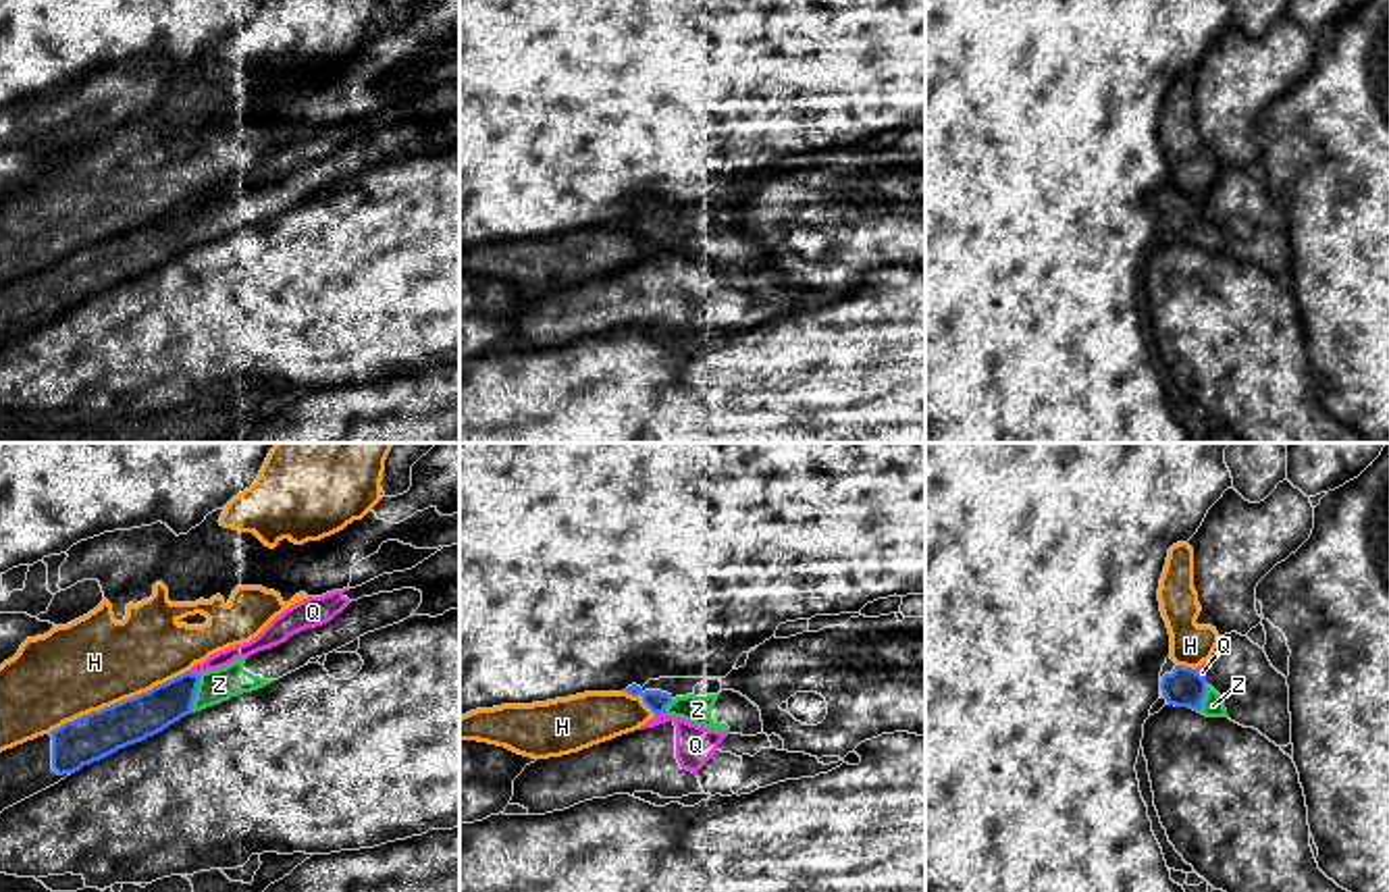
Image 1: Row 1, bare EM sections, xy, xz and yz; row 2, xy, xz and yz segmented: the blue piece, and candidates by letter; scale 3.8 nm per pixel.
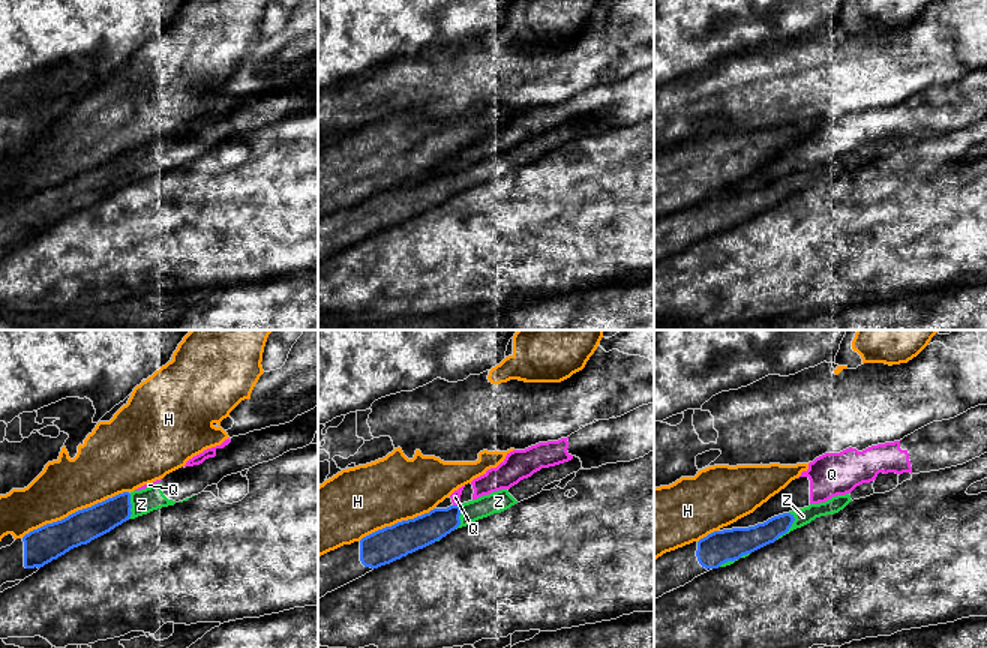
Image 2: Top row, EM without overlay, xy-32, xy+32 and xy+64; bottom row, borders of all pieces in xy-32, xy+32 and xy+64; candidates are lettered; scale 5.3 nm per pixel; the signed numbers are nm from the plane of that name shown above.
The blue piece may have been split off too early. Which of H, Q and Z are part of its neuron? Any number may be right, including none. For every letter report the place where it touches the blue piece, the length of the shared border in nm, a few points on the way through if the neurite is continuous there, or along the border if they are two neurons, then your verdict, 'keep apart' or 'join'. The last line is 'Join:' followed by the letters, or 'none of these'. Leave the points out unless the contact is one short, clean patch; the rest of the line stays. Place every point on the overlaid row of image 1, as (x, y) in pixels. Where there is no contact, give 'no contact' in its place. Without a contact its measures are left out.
H: xy (117, 703) | 600 nm | keep apart
Q: xy (194, 674) | 50 nm | along xy (190, 670), (198, 676) | keep apart
Z: xy (194, 695) | 150 nm | join
Join: Z

